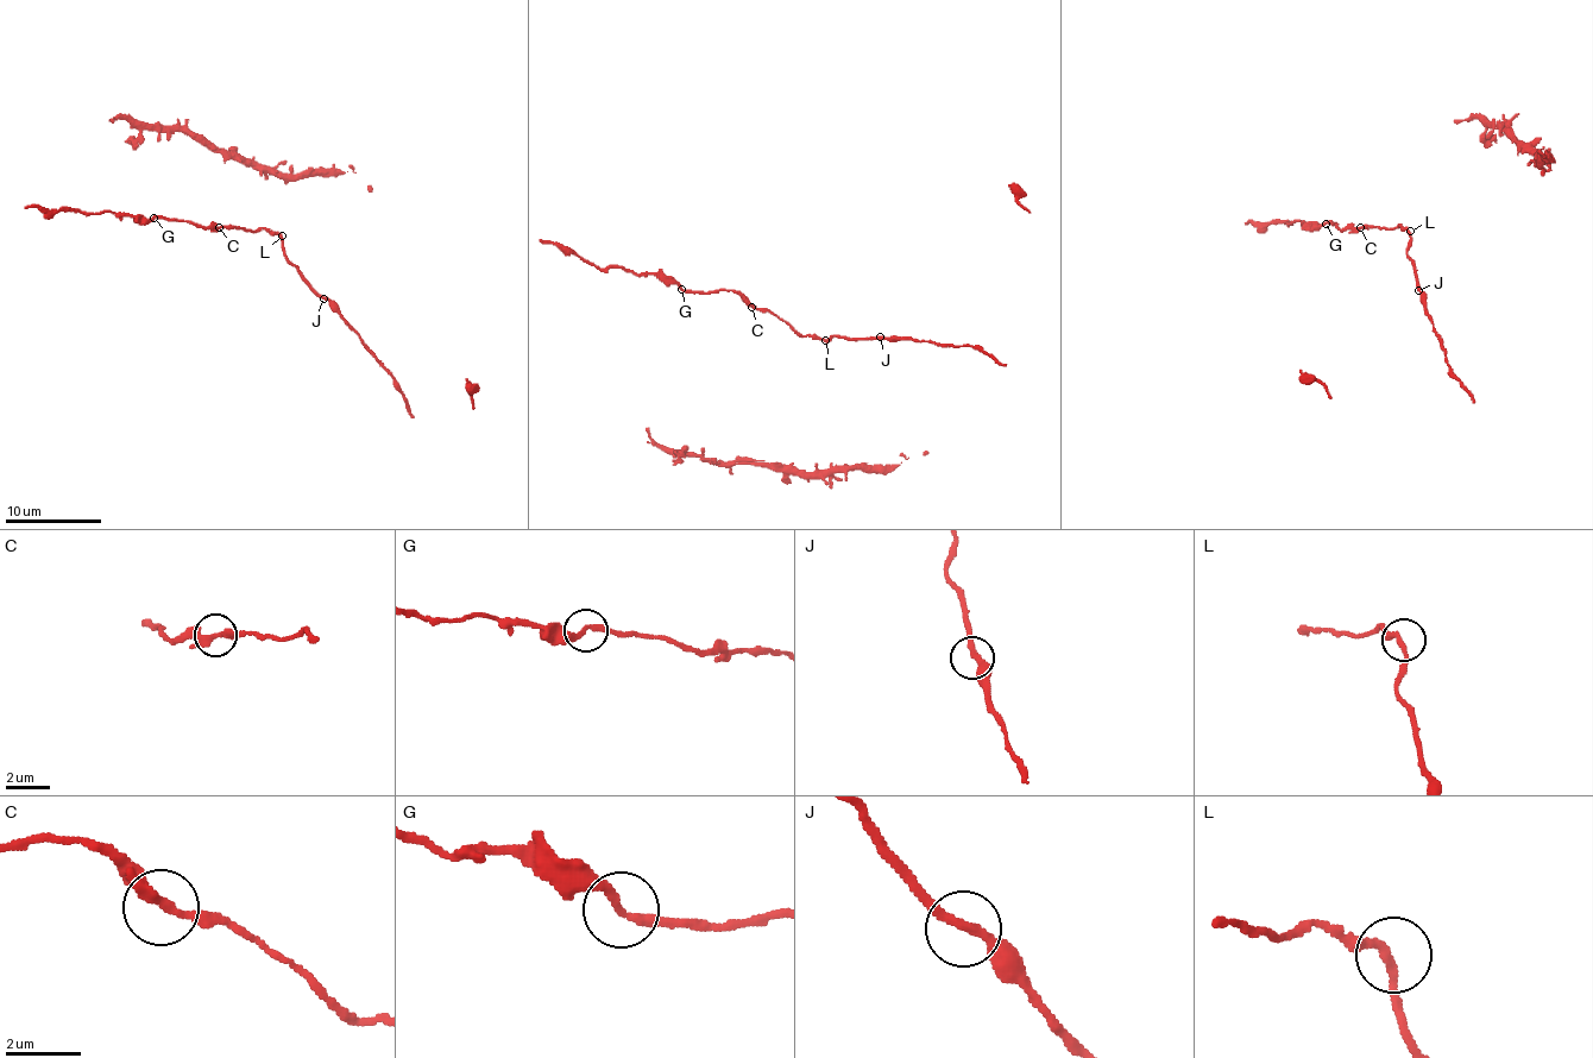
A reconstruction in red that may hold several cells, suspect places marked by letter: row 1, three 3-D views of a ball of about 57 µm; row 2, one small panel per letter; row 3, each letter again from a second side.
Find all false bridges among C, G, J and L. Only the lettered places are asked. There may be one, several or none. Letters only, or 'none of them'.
none of them

